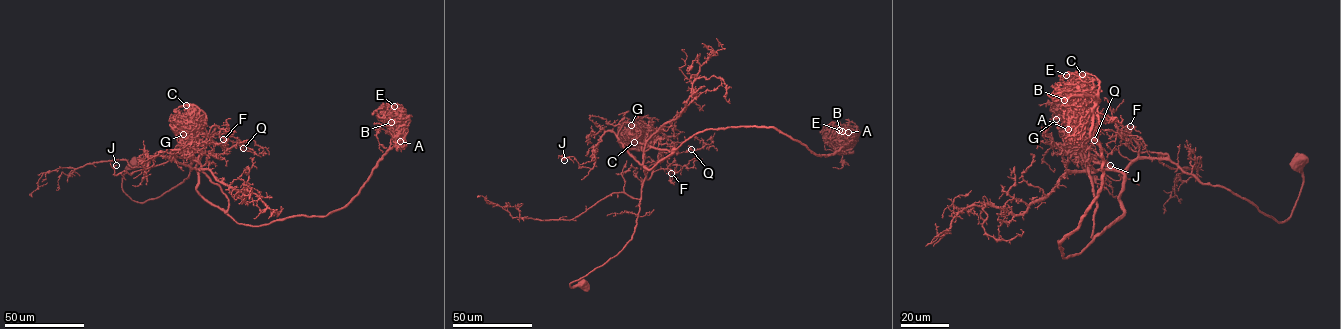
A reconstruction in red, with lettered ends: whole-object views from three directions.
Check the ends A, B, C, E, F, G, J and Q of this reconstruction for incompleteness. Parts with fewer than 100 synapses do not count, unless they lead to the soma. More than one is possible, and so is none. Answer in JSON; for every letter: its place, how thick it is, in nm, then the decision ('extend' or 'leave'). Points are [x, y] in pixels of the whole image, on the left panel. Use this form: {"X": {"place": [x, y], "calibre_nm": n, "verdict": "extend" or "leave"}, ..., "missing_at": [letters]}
{"A": {"place": [400, 141], "calibre_nm": 240, "verdict": "leave"}, "B": {"place": [391, 122], "calibre_nm": 220, "verdict": "leave"}, "C": {"place": [186, 105], "calibre_nm": 320, "verdict": "extend"}, "E": {"place": [394, 106], "calibre_nm": 320, "verdict": "leave"}, "F": {"place": [223, 139], "calibre_nm": 150, "verdict": "leave"}, "G": {"place": [183, 134], "calibre_nm": 340, "verdict": "leave"}, "J": {"place": [116, 165], "calibre_nm": 320, "verdict": "leave"}, "Q": {"place": [243, 148], "calibre_nm": 130, "verdict": "leave"}, "missing_at": ["C"]}

